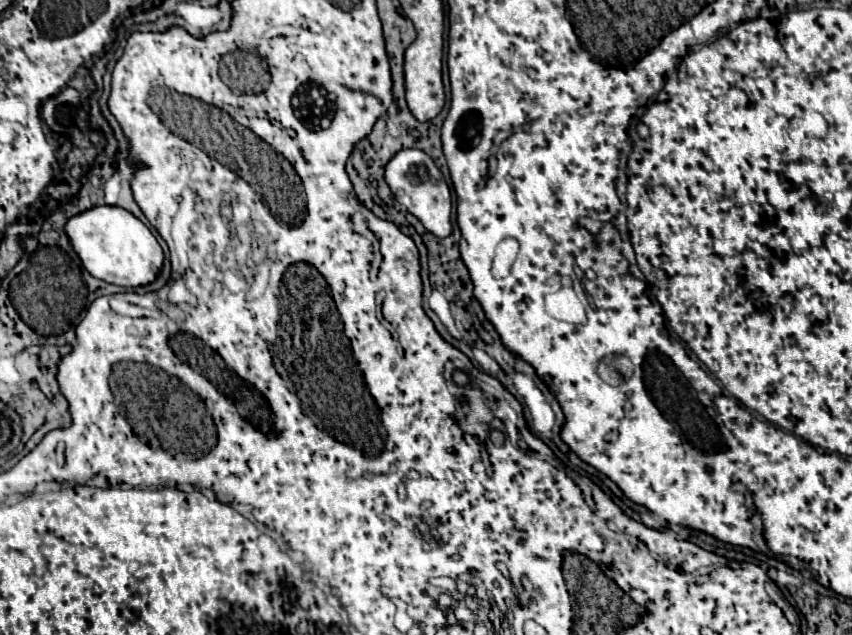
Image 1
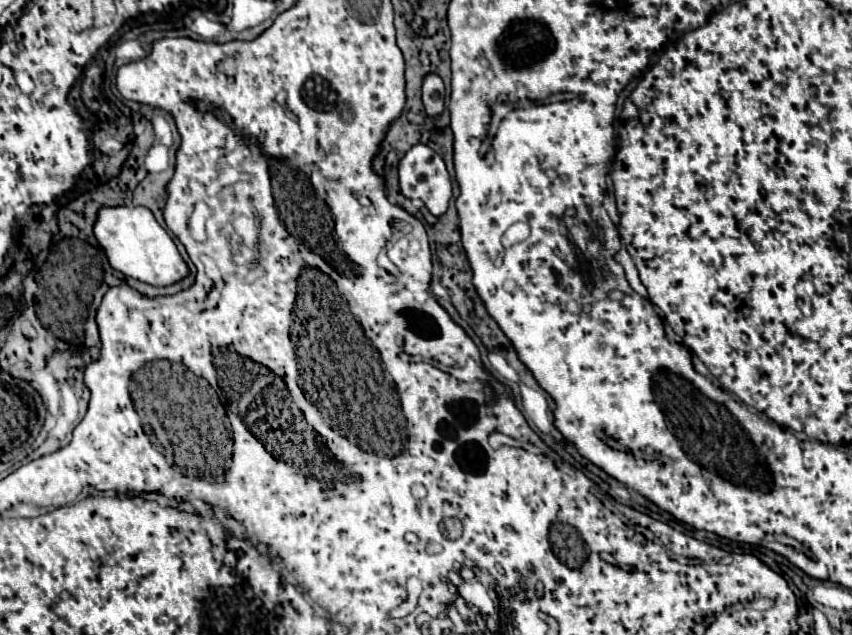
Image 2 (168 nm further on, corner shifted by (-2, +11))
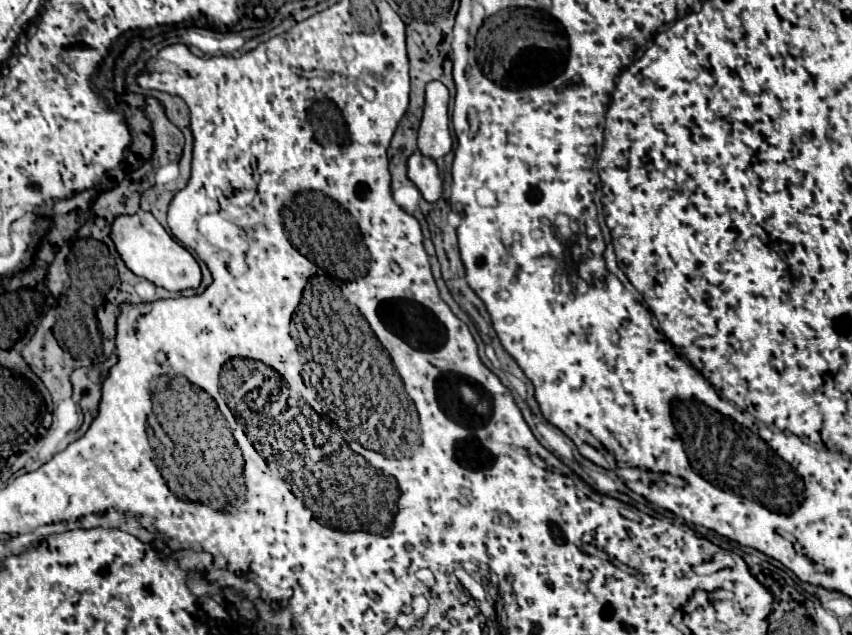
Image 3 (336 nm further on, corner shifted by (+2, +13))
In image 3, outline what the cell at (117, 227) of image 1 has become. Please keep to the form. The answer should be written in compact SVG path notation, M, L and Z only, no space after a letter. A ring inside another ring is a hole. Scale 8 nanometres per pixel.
M138 210L136 214L122 214L112 222L110 238L116 244L116 250L122 258L122 262L132 270L136 276L150 280L156 286L162 286L166 290L186 290L186 288L198 288L200 284L200 266L194 260L194 256L180 246L164 228L162 224L148 212Z

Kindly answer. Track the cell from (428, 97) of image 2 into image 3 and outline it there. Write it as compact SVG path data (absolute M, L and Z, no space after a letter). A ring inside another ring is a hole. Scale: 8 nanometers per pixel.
M442 82L426 86L426 106L418 130L418 150L430 158L442 158L452 148L448 126L448 88Z

